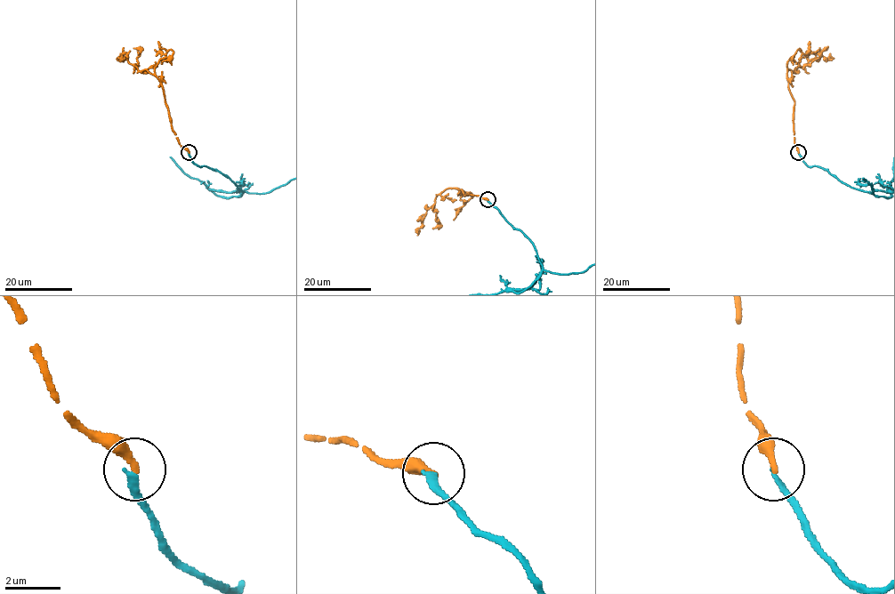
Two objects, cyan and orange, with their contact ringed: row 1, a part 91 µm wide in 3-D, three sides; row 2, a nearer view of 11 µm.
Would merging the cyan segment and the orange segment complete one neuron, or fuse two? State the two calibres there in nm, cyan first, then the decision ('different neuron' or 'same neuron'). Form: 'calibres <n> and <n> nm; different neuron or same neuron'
calibres 240 and 280 nm; different neuron

